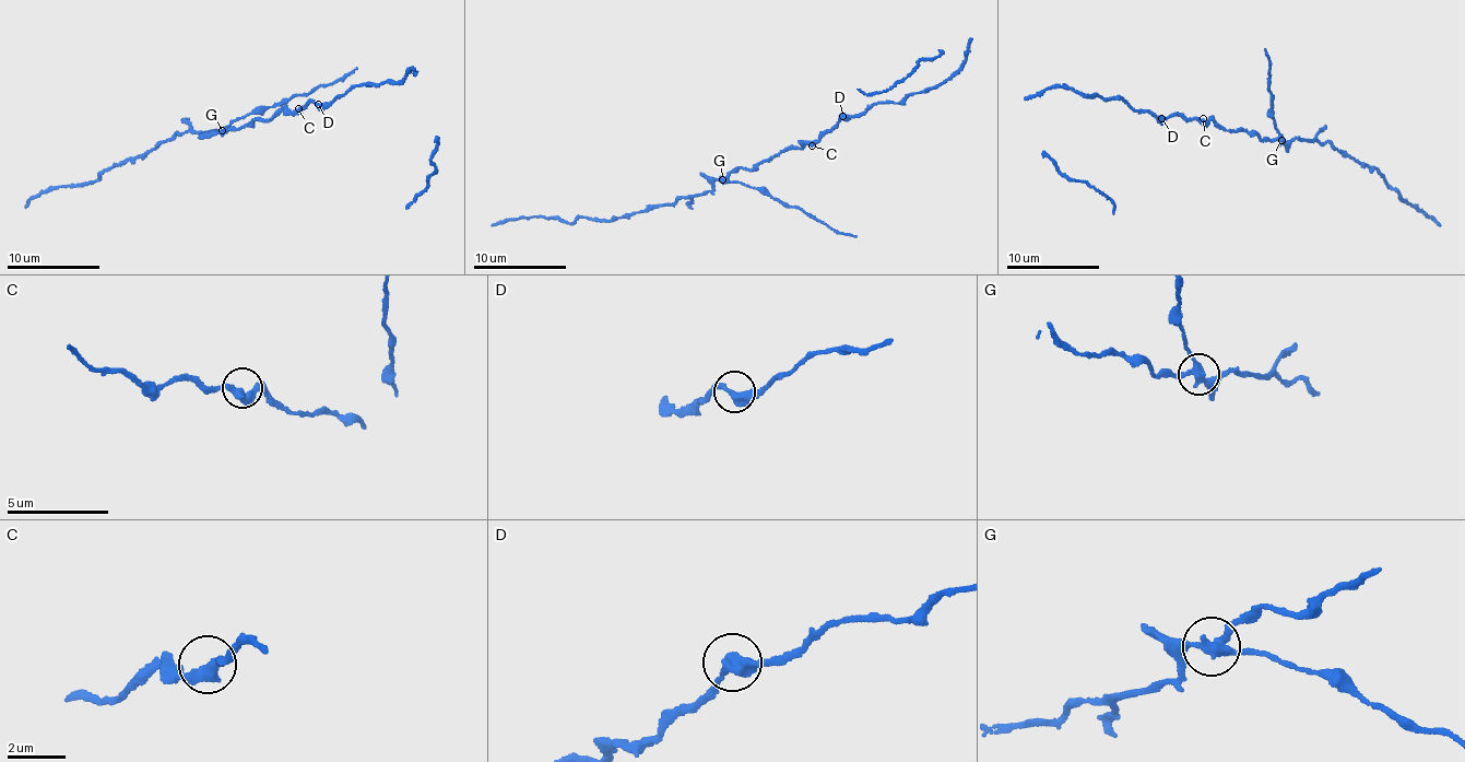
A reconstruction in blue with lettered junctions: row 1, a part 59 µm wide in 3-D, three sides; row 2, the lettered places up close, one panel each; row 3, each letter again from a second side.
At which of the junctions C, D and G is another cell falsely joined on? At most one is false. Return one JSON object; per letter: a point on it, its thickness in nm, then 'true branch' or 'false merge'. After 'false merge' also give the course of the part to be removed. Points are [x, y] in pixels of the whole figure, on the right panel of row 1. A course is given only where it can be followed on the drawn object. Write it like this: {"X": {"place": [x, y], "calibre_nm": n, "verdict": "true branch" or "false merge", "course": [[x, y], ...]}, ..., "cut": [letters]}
{"C": {"place": [1203, 118], "calibre_nm": 320, "verdict": "true branch"}, "D": {"place": [1161, 118], "calibre_nm": 400, "verdict": "true branch"}, "G": {"place": [1282, 140], "calibre_nm": 300, "verdict": "false merge", "course": [[1280, 139], [1274, 119], [1268, 117], [1264, 48]]}, "cut": ["G"]}

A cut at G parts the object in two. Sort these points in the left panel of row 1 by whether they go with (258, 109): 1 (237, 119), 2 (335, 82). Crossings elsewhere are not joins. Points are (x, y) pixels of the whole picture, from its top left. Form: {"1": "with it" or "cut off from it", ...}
{"1": "with it", "2": "with it"}

